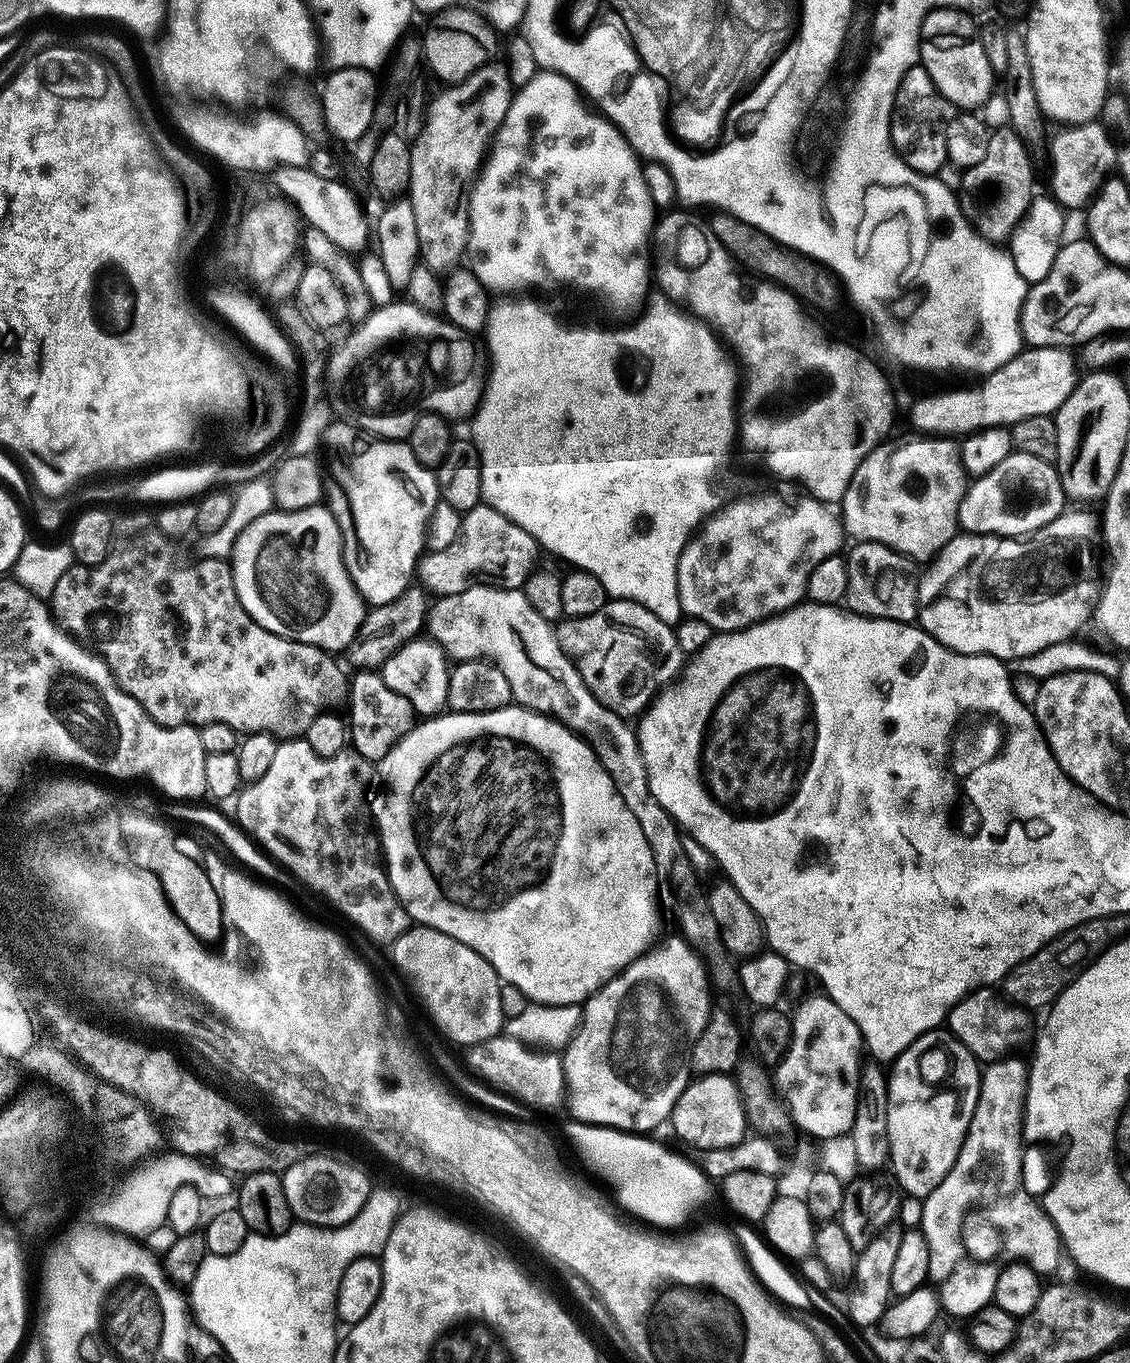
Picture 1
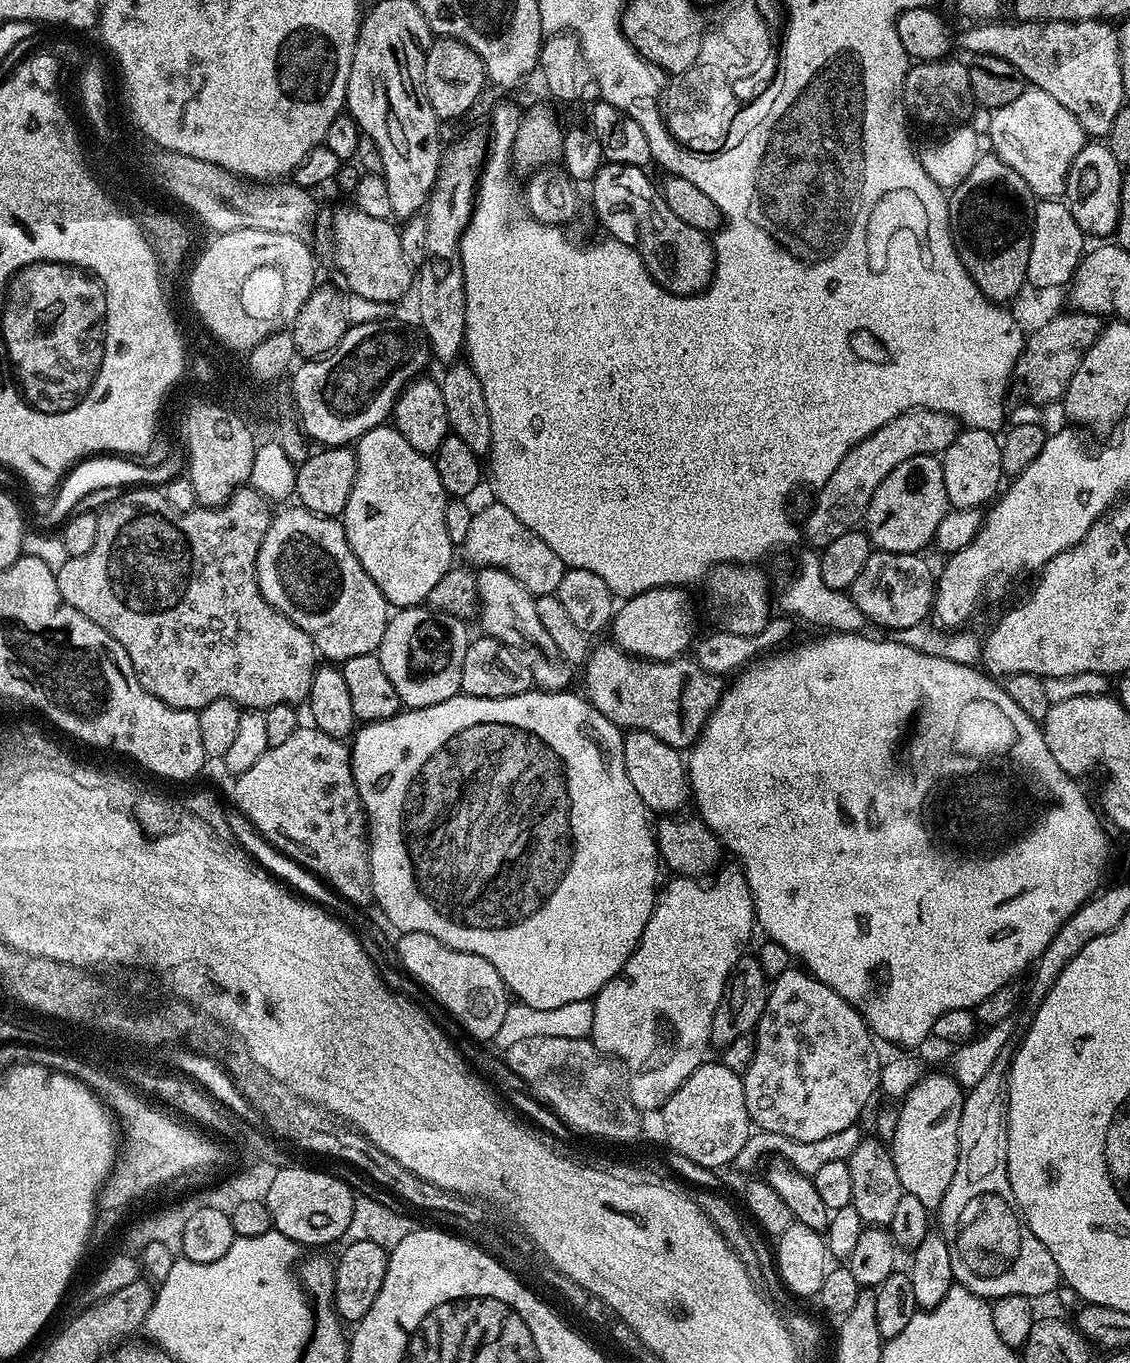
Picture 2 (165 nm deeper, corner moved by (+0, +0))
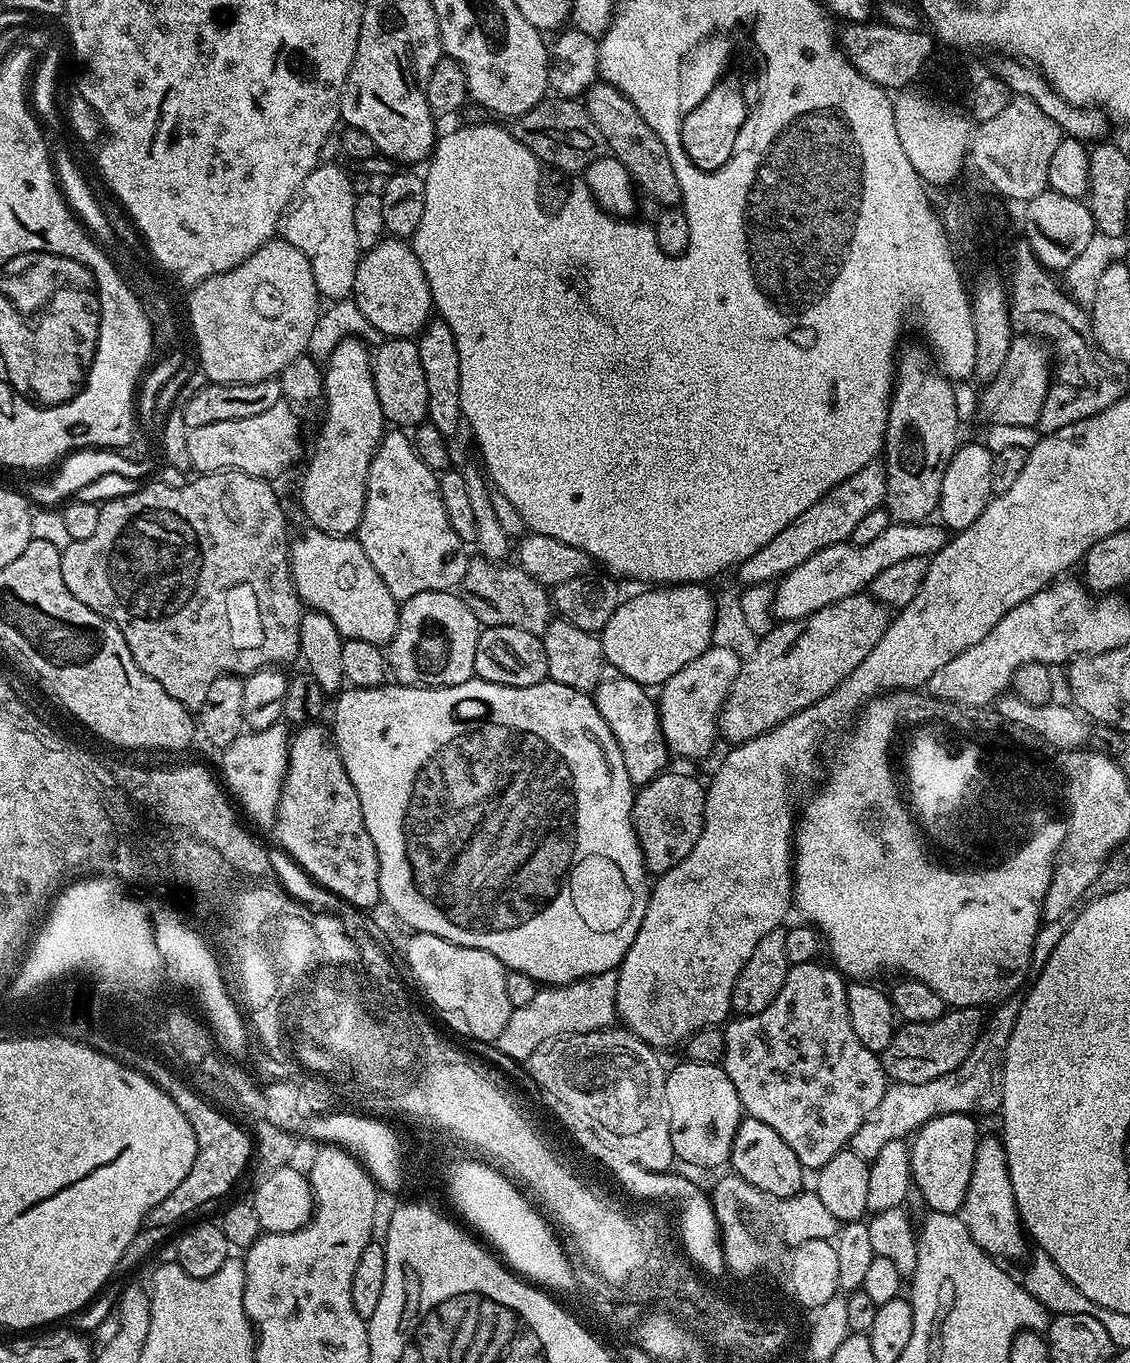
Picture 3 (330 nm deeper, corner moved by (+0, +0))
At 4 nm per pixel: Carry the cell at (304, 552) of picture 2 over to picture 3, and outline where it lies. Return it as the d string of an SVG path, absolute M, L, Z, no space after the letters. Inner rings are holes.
M308 530L305 536L291 541L288 564L301 601L311 611L326 614L345 640L374 642L381 646L391 642L400 621L400 604L394 594L386 590L386 582L382 582L370 558L366 558L366 550L362 550L355 535L331 536Z

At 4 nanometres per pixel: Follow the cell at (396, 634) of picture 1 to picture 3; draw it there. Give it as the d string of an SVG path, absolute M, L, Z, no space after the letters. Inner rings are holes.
M479 554L473 555L458 588L470 614L484 628L518 626L518 630L530 630L530 634L543 637L548 623L554 619L549 589L512 562L496 563Z

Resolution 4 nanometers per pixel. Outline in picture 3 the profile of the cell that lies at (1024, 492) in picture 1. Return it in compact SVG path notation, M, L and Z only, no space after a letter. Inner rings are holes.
M892 522L889 523L886 530L882 530L882 534L878 534L878 538L874 538L874 542L866 544L845 542L834 546L826 546L826 550L818 550L818 554L814 554L814 558L806 558L806 562L802 562L801 566L795 567L794 570L780 578L772 604L776 616L775 619L782 622L785 620L797 620L798 618L814 614L842 598L850 598L863 593L871 585L872 580L878 578L878 574L882 574L882 570L887 570L890 566L894 566L894 562L902 562L902 558L931 557L943 544L947 544L949 539L949 533L936 522L921 522L918 524Z

